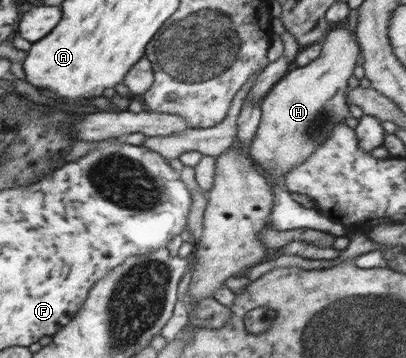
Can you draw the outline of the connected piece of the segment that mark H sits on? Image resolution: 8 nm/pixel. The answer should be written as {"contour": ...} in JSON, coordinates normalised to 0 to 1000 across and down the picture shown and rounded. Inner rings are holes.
{"contour":[[[845,61],[842,75],[810,84],[786,120],[793,126],[791,142],[776,165],[744,187],[714,190],[704,209],[687,221],[640,279],[640,341],[608,413],[643,472],[672,478],[672,489],[682,494],[697,497],[707,480],[722,478],[736,458],[744,458],[783,416],[786,405],[803,394],[825,349],[847,344],[847,332],[862,324],[862,302],[852,288],[847,260],[855,221],[867,209],[874,168],[889,145],[879,103]]]}

